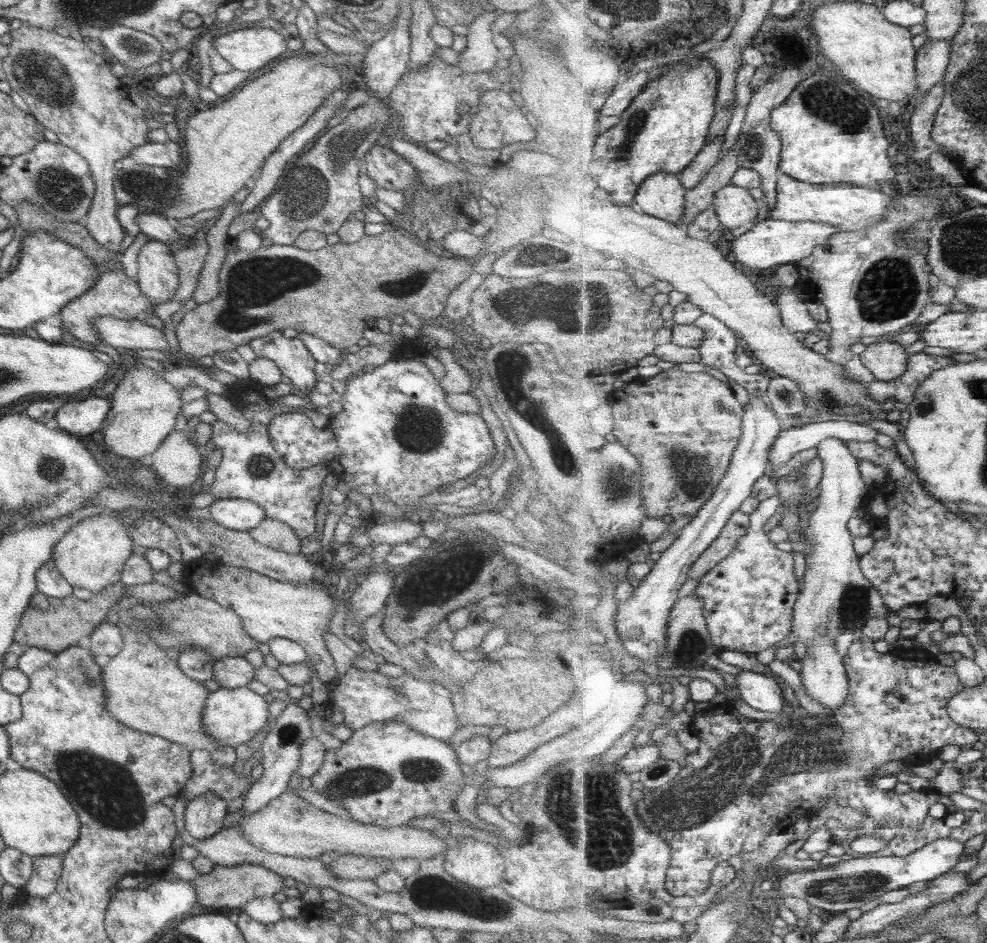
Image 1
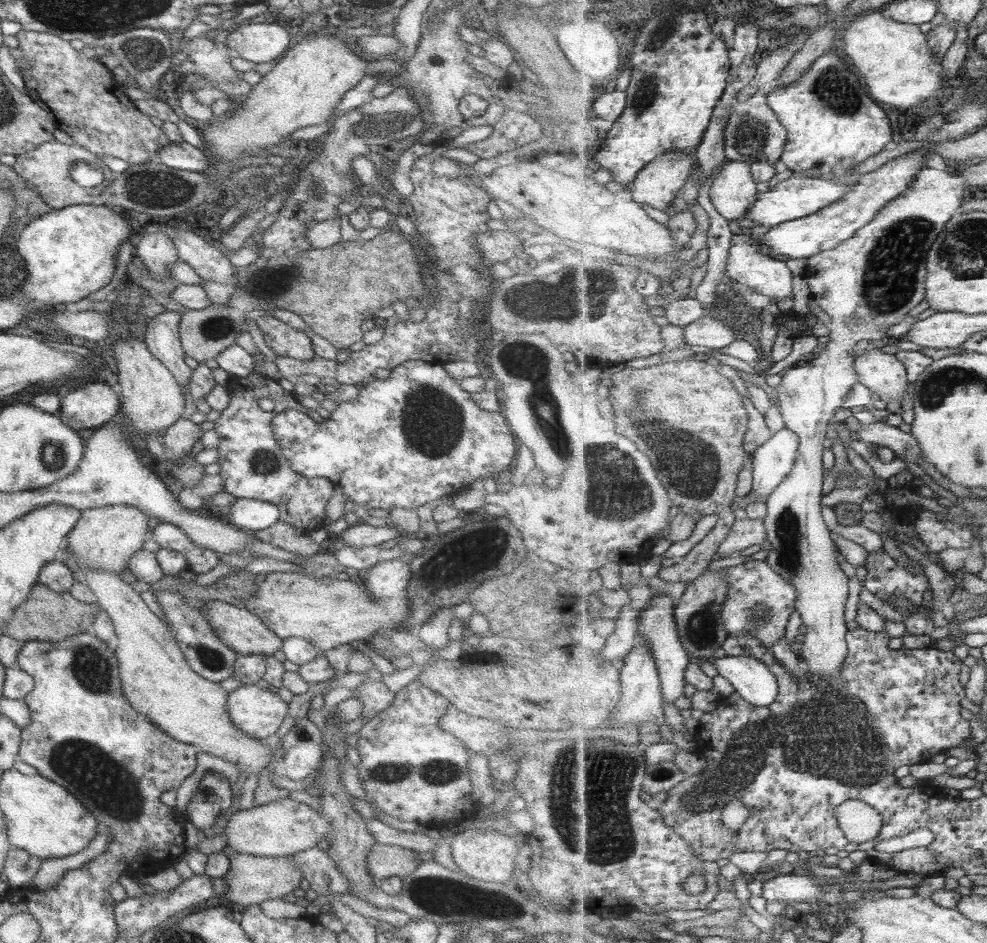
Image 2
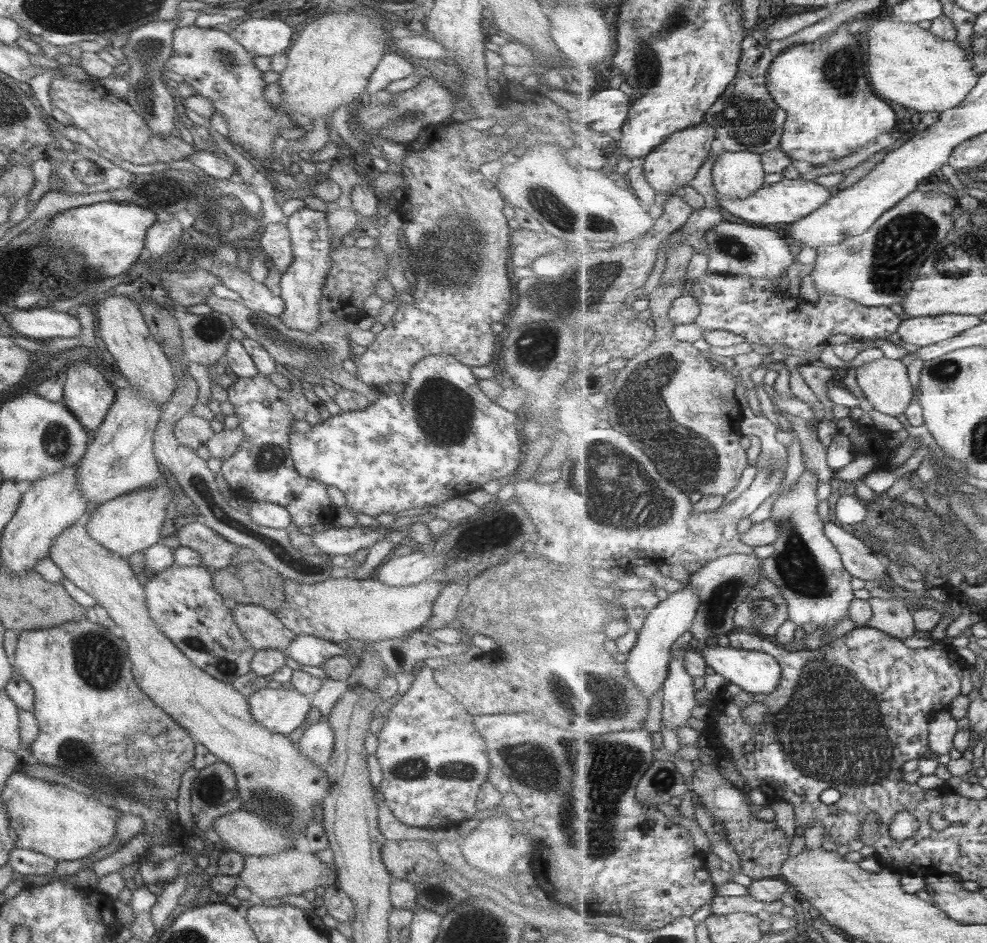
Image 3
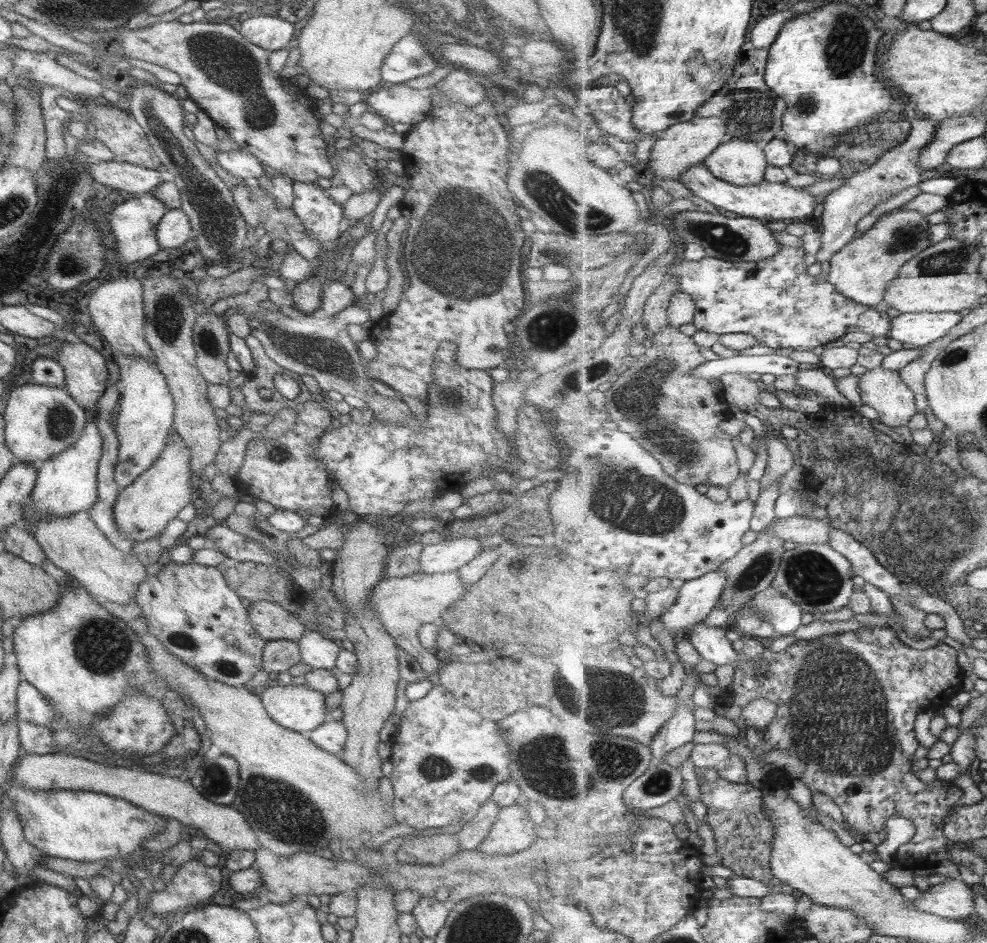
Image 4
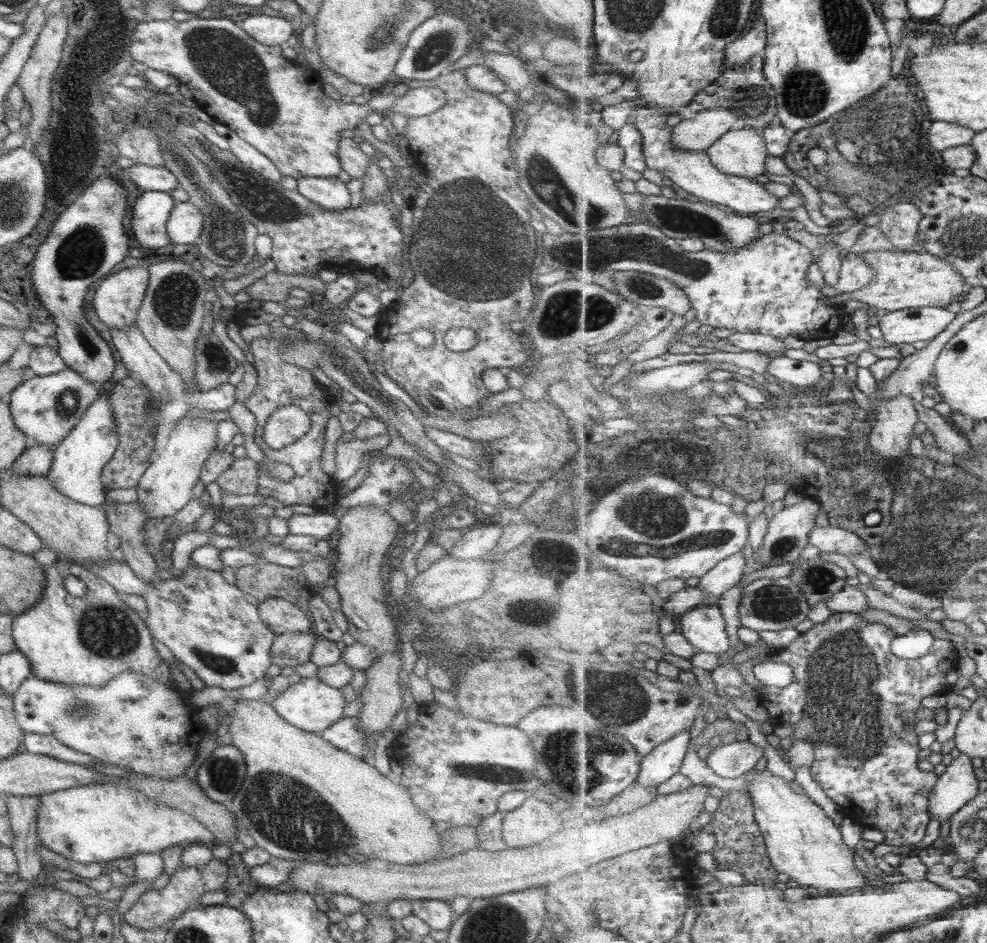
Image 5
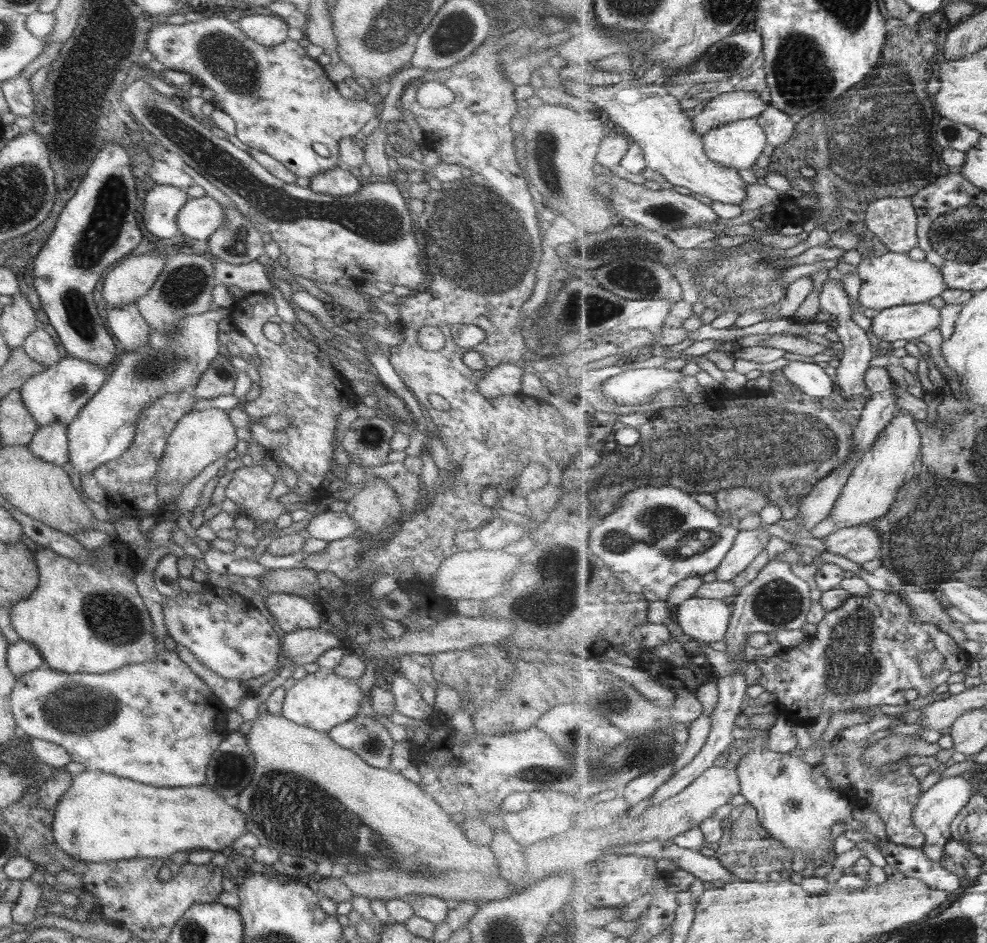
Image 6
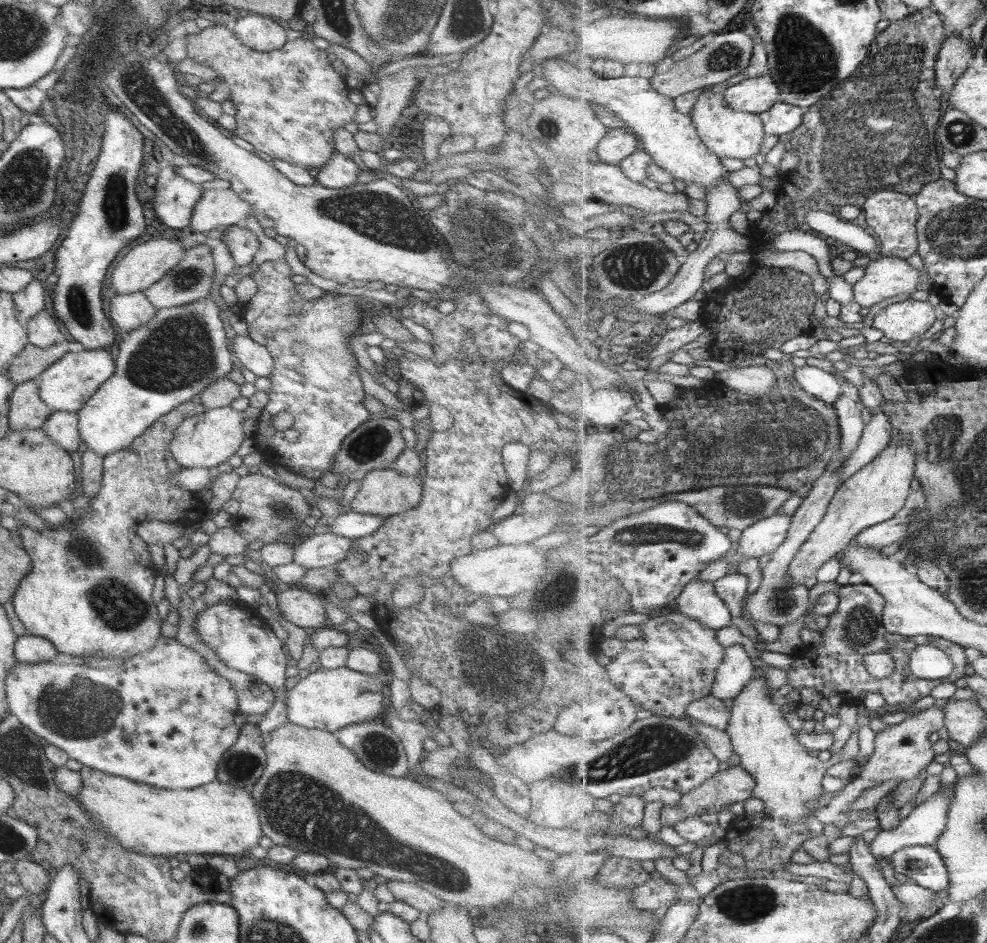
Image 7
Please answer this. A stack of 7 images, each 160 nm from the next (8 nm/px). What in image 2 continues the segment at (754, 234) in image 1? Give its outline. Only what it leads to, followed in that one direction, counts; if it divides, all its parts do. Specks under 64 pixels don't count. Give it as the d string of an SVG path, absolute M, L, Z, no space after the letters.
M911 145L907 154L889 160L885 166L869 174L863 174L860 181L852 186L850 193L847 193L840 201L834 202L831 206L811 216L771 227L769 231L759 236L758 241L765 247L765 252L771 254L773 258L809 260L824 251L834 250L842 242L853 238L858 230L875 220L880 210L901 196L915 182L921 169L926 167L924 155L932 151L931 147Z

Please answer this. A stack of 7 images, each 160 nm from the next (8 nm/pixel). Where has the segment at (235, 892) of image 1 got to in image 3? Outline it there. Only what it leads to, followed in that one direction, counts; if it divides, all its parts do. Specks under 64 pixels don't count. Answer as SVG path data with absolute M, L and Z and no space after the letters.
M287 848L267 856L246 856L243 857L243 862L239 875L235 877L238 884L264 902L270 898L281 898L289 894L303 894L313 891L318 886L327 888L336 883L336 868L333 864L331 866L323 864L313 852L302 853L294 848Z

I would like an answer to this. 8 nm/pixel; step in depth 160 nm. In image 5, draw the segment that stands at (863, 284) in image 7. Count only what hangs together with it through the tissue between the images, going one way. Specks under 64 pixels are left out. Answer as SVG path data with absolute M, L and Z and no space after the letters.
M881 250L876 252L863 252L863 259L867 264L875 268L877 278L871 286L863 290L850 293L841 293L834 297L828 297L831 305L842 305L849 300L856 300L867 304L875 310L884 310L887 313L906 309L927 308L927 306L946 307L952 302L961 302L971 291L971 285L967 279L959 274L959 271L931 253L921 251L893 251Z

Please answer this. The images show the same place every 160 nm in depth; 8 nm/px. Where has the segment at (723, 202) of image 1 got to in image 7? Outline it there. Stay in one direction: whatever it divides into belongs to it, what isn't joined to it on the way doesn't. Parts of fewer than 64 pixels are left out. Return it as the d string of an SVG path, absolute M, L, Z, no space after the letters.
M711 87L703 89L691 115L702 141L720 158L747 160L747 158L753 158L761 150L763 138L766 137L766 126L762 118L755 113L731 108L724 91L715 93Z

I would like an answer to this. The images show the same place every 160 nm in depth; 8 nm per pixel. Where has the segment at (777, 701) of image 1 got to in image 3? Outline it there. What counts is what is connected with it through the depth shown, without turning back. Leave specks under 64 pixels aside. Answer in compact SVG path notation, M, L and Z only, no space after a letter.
M707 644L700 648L708 666L722 674L731 683L739 685L745 692L751 694L769 694L778 688L782 681L782 665L776 656L763 651L743 650L735 647Z

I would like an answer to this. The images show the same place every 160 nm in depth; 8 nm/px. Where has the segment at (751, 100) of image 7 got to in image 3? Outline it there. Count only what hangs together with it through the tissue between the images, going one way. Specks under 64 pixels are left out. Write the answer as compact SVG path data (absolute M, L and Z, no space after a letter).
M707 122L671 133L662 145L655 147L644 158L645 179L651 184L653 190L670 192L673 195L675 190L691 184L694 178L698 176L699 170L711 157L713 140L715 140L715 127Z

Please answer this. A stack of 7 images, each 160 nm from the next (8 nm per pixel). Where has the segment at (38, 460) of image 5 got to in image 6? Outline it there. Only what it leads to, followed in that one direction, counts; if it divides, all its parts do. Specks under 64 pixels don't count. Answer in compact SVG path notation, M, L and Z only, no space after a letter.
M52 421L51 425L39 425L27 446L32 455L61 467L68 462L66 434L66 425Z

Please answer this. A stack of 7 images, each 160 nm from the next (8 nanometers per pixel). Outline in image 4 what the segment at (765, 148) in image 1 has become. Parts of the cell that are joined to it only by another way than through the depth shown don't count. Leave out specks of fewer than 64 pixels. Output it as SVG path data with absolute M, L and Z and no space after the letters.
M747 45L738 64L735 65L734 75L712 99L700 105L697 116L721 117L731 128L733 136L753 139L764 145L773 137L782 137L782 116L787 108L784 98L770 89L766 83L765 71L769 59L768 46Z

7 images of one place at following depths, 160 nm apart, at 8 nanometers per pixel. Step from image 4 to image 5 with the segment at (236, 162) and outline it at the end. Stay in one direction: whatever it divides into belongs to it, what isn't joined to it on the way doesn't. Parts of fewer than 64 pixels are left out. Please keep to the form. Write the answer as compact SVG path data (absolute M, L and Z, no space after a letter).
M213 120L212 127L219 137L223 136L225 138L227 150L231 151L231 154L236 156L241 164L244 164L254 174L260 174L262 177L272 181L279 181L282 174L275 168L269 158L264 157L252 146L249 146L227 126Z

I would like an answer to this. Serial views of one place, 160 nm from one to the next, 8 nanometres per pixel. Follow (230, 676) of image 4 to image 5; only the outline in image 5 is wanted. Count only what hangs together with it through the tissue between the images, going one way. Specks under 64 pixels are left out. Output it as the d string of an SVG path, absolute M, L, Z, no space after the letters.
M116 560L91 563L86 568L112 586L116 592L143 598L149 614L144 623L151 636L167 646L172 656L181 660L187 668L191 668L195 676L204 682L204 686L238 690L254 680L261 679L265 670L271 666L270 646L275 634L261 622L256 606L247 602L234 584L227 583L221 577L220 571L189 566L180 576L174 576L175 579L158 579L157 582L146 584L133 574L127 564Z

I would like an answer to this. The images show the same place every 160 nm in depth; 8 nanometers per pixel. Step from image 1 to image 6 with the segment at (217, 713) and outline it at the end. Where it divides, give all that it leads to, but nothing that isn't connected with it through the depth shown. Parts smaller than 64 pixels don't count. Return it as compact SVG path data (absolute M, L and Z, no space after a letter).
M317 669L297 679L295 684L284 692L280 715L299 726L306 726L319 733L327 733L339 723L347 722L361 714L361 698L368 693L359 689L357 680L341 678L332 669Z

